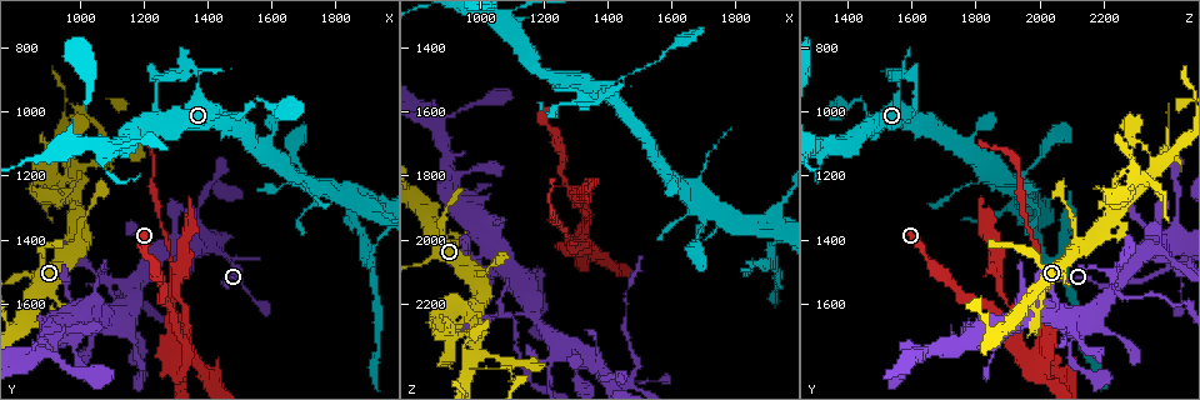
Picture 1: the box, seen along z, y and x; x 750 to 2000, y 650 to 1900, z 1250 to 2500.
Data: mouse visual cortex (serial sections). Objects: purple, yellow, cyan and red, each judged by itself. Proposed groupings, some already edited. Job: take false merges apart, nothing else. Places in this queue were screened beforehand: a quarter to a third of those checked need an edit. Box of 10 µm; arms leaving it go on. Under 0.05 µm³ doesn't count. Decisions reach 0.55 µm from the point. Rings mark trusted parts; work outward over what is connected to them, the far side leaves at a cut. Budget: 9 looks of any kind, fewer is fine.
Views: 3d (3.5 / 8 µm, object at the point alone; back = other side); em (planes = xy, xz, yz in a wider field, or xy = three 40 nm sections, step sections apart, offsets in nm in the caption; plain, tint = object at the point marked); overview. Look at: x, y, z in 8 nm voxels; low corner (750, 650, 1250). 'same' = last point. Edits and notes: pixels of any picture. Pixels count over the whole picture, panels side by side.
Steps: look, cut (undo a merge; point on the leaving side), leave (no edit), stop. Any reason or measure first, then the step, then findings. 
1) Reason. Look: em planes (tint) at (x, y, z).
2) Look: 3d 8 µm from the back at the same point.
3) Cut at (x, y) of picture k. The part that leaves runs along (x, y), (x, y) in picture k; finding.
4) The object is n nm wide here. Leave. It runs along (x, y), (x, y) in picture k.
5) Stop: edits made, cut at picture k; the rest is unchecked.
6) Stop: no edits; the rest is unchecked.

Thick turns thin. Look: 3d 3.5 µm at (1220, 1450, 2410).

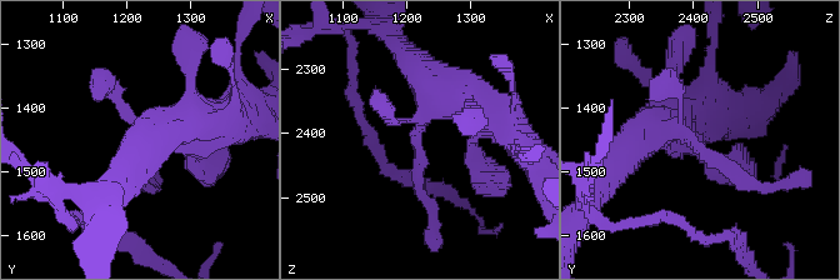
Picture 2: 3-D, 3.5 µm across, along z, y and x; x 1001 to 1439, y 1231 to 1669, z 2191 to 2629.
Need the tissue. Look: em xy step 5 (tint) at (1215, 1455, 2405).

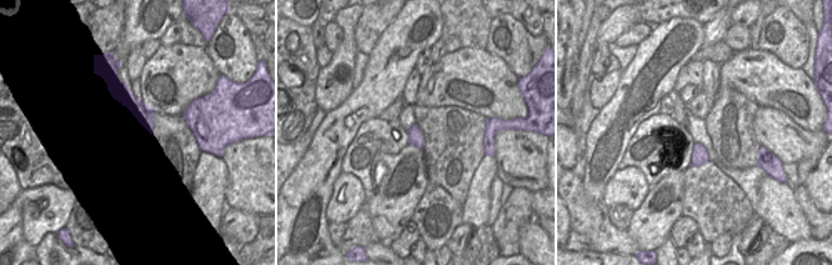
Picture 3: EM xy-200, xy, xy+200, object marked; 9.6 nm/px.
Leave. It runs along (663, 121), (755, 190) in picture 2; one cell here.

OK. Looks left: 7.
Arms run side by side. Look: 3d 3.5 µm at (1050, 1500, 2240).

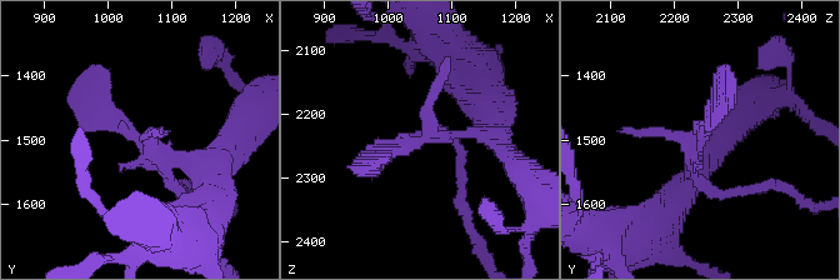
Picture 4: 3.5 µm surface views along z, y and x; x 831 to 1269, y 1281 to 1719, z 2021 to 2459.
Leave. It runs along (218, 161), (160, 154), (91, 81) in picture 4; one cell here.

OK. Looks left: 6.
Sharp bend. Look: em xy step 1 (tint) at (990, 1270, 2270).

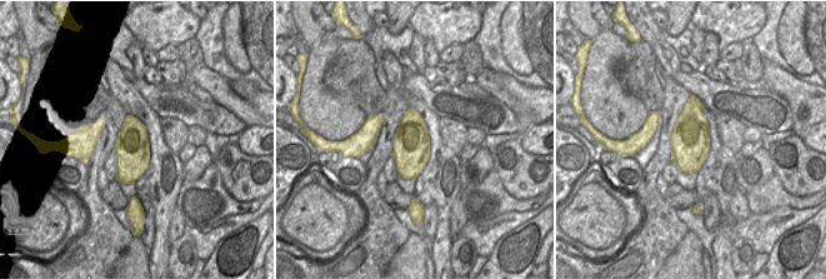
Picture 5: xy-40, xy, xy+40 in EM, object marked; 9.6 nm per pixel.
Look: 3d 3.5 µm at the same point.

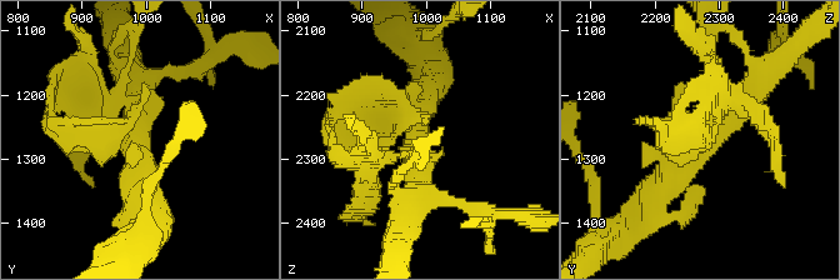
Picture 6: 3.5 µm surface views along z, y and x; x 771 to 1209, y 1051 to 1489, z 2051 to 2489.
Cut at (360, 180) of picture 6. The part that leaves runs along (406, 129), (364, 80) in picture 6; two cells meet here.

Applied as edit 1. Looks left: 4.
Look: overview.

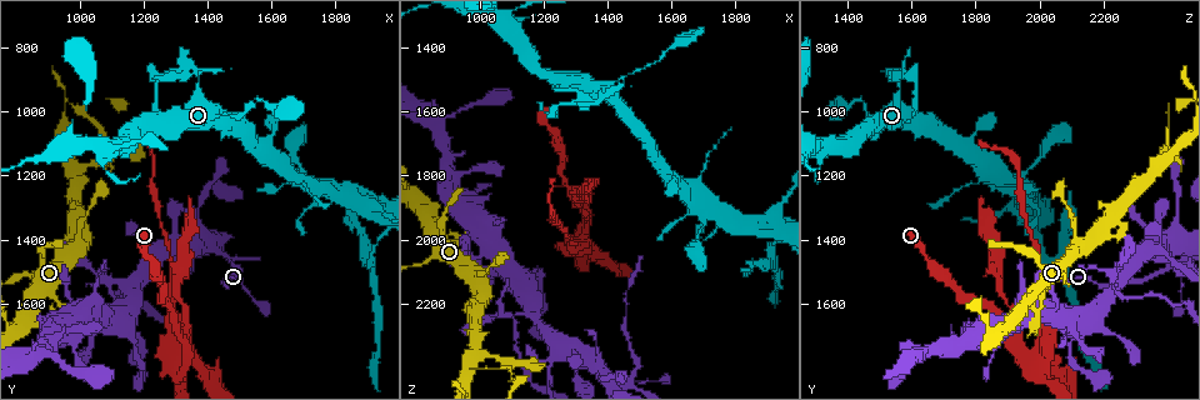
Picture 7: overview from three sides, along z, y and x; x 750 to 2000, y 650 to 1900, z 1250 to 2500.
Sharp bend. Look: 3d 8 µm at (1330, 1720, 1900).

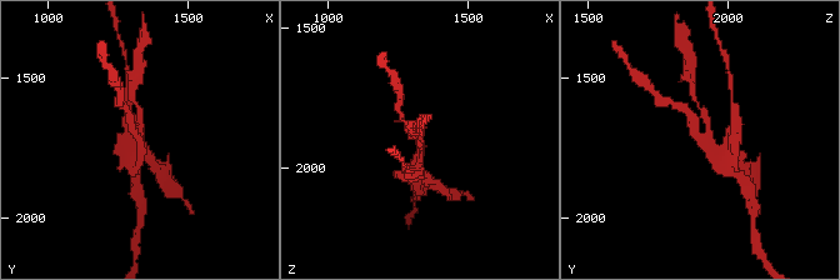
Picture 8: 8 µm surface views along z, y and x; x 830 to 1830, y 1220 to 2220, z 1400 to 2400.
Closer look. Look: 3d 3.5 µm at the same point.

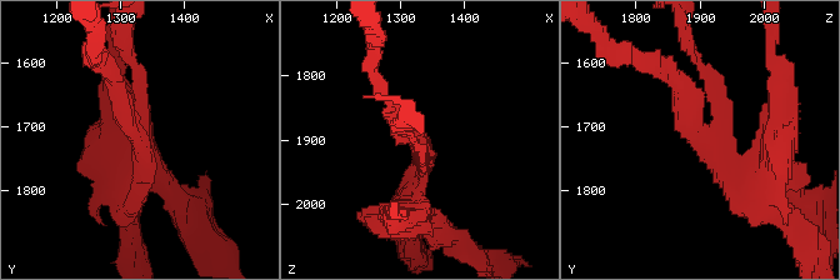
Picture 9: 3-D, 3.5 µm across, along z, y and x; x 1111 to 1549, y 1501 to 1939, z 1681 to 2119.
3 arms meet here; the arms are 100, 200, 200 nm wide. Look: em xy step 5 (tint) at (1325, 1720, 1910).

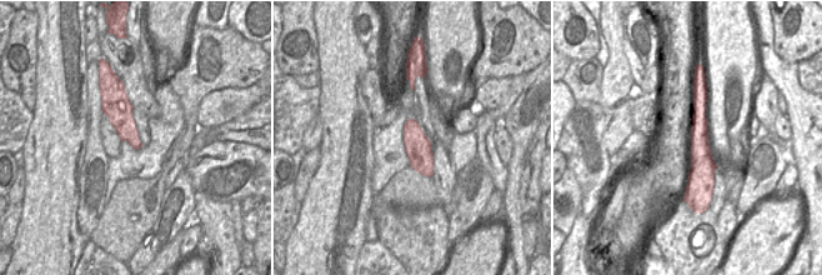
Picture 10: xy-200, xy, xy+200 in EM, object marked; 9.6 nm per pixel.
Cut at (443, 219) of picture 9. The part that leaves runs along (749, 194), (775, 168), (781, 83) in picture 9; two cells meet here.

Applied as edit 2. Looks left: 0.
Stop: edits made, cut at picture 6, cut at picture 9; the rest is unchecked.

